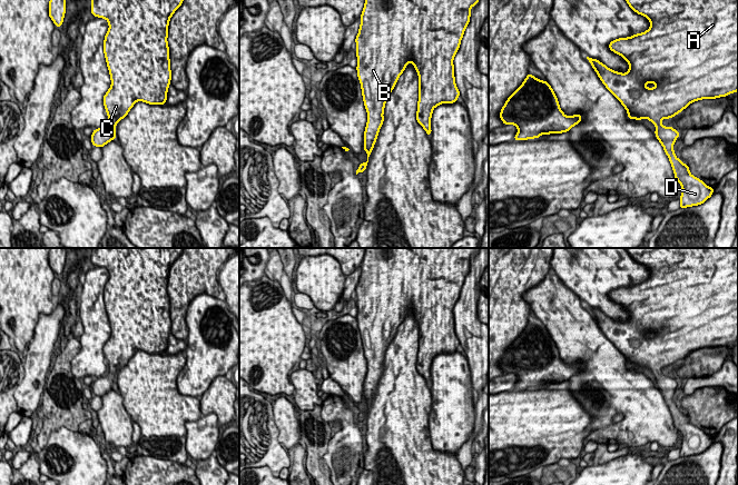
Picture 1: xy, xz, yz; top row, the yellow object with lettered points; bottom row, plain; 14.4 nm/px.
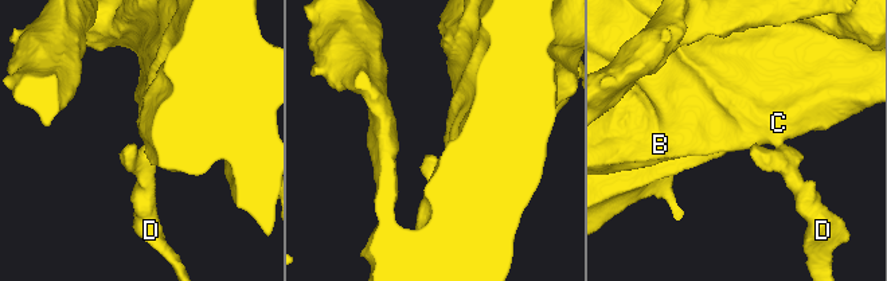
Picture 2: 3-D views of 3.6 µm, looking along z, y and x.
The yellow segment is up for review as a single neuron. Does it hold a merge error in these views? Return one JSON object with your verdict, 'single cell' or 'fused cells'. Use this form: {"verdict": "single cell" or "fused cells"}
{"verdict": "single cell"}

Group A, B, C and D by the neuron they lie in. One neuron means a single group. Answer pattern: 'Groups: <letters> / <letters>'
Groups: A B C D

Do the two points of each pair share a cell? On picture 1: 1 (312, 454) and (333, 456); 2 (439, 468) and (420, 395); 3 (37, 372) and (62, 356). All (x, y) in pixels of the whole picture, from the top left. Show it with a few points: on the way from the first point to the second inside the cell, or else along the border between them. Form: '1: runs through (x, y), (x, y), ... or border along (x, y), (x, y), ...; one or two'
1: border along (332, 435), (322, 458), (322, 463), (330, 473); two
2: runs through (420, 451), (417, 448), (417, 414); one
3: border along (56, 354), (43, 387); two

